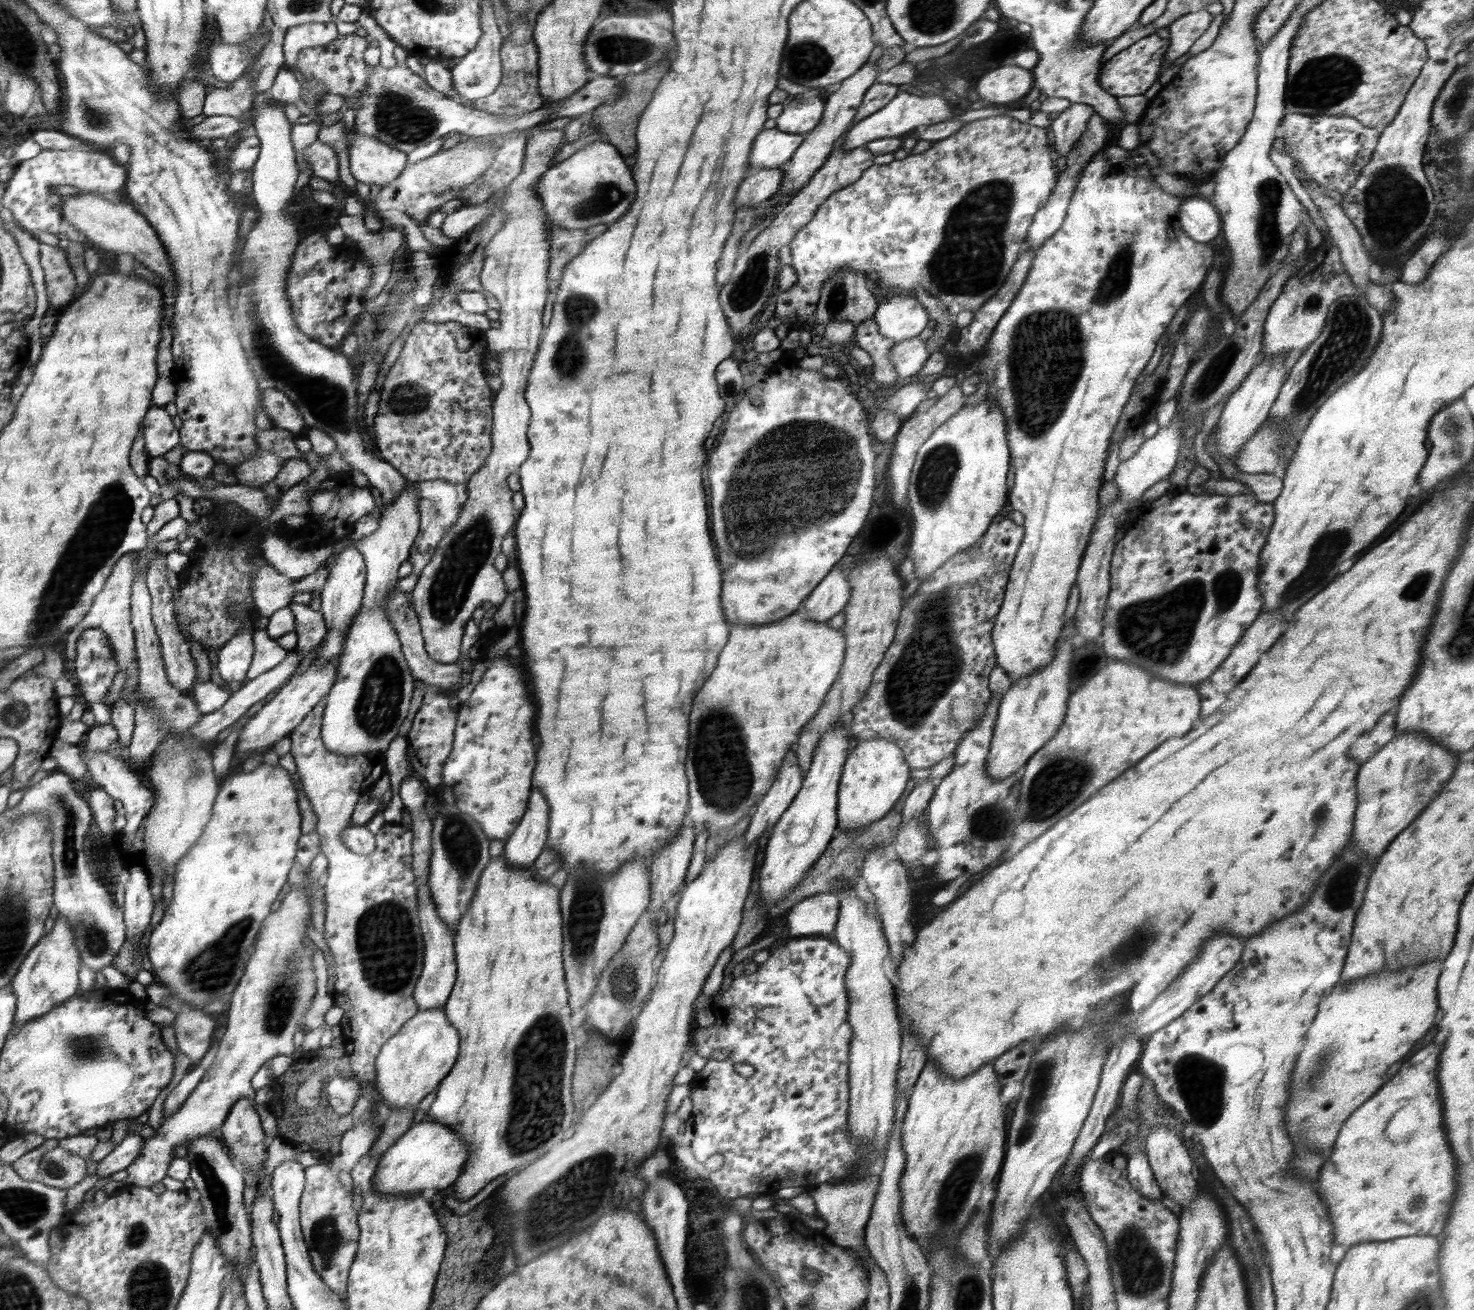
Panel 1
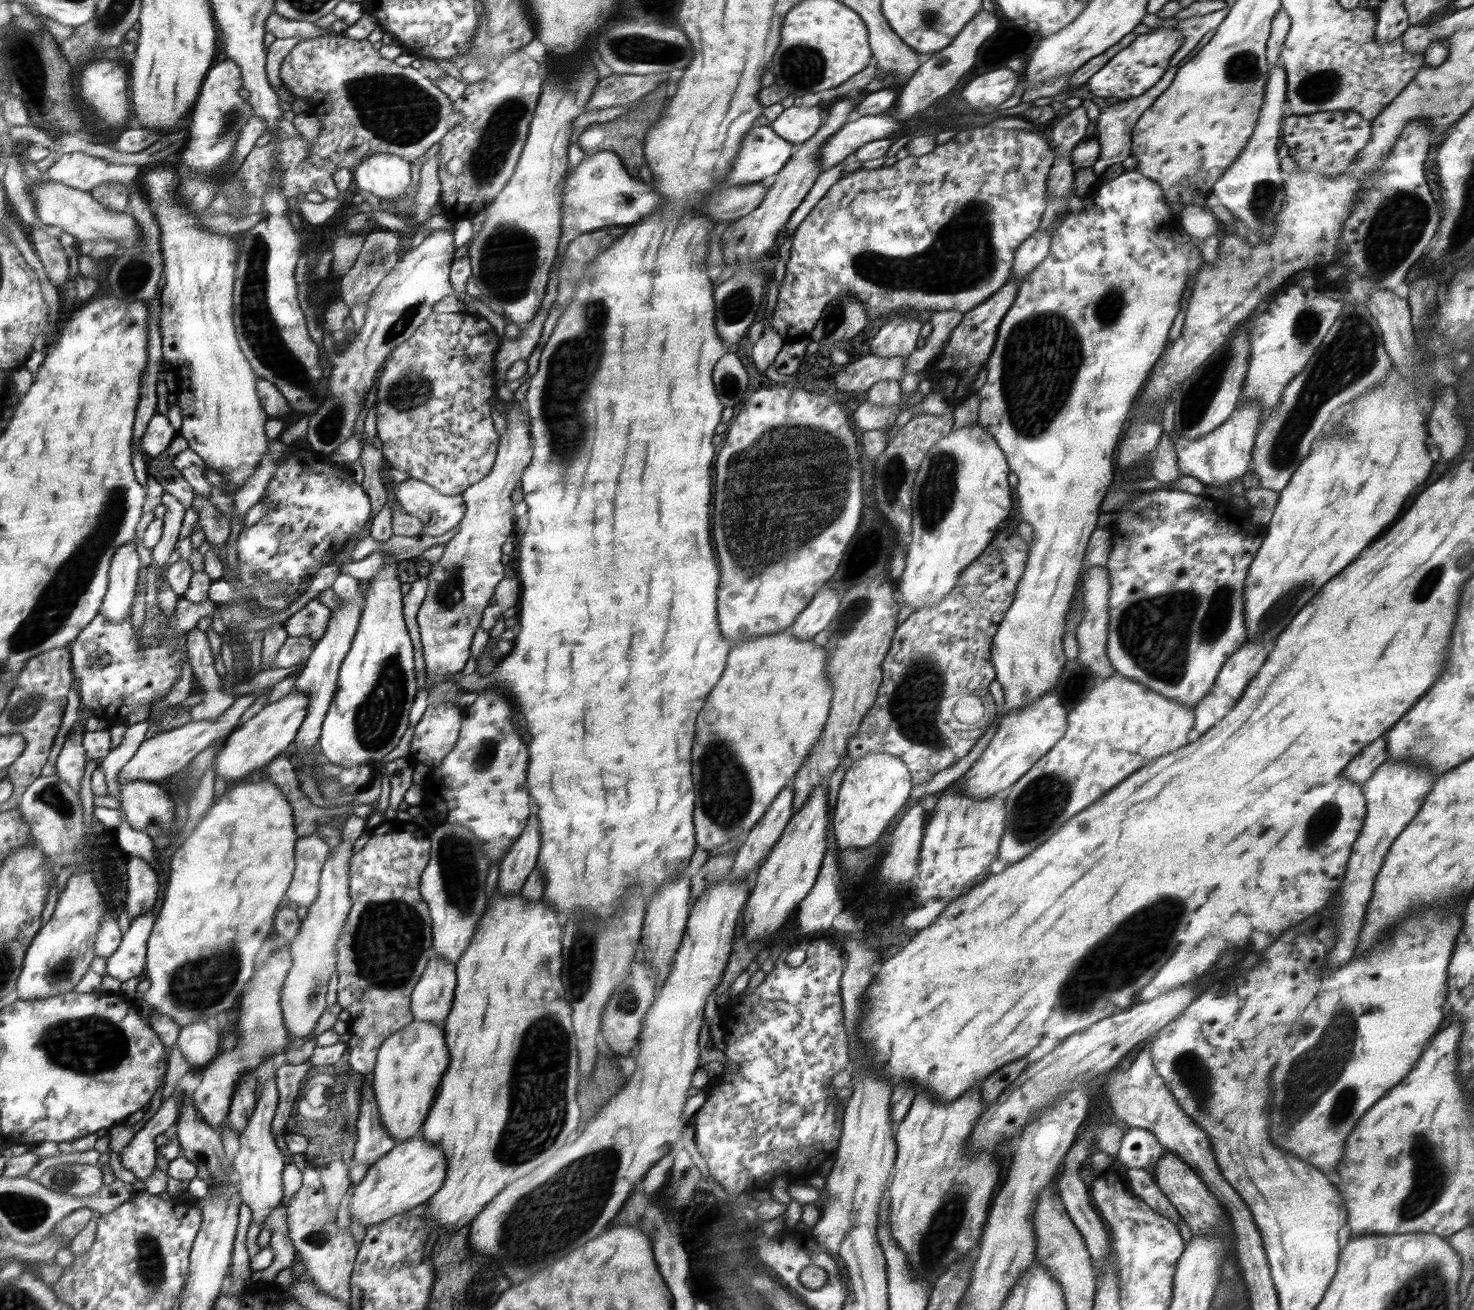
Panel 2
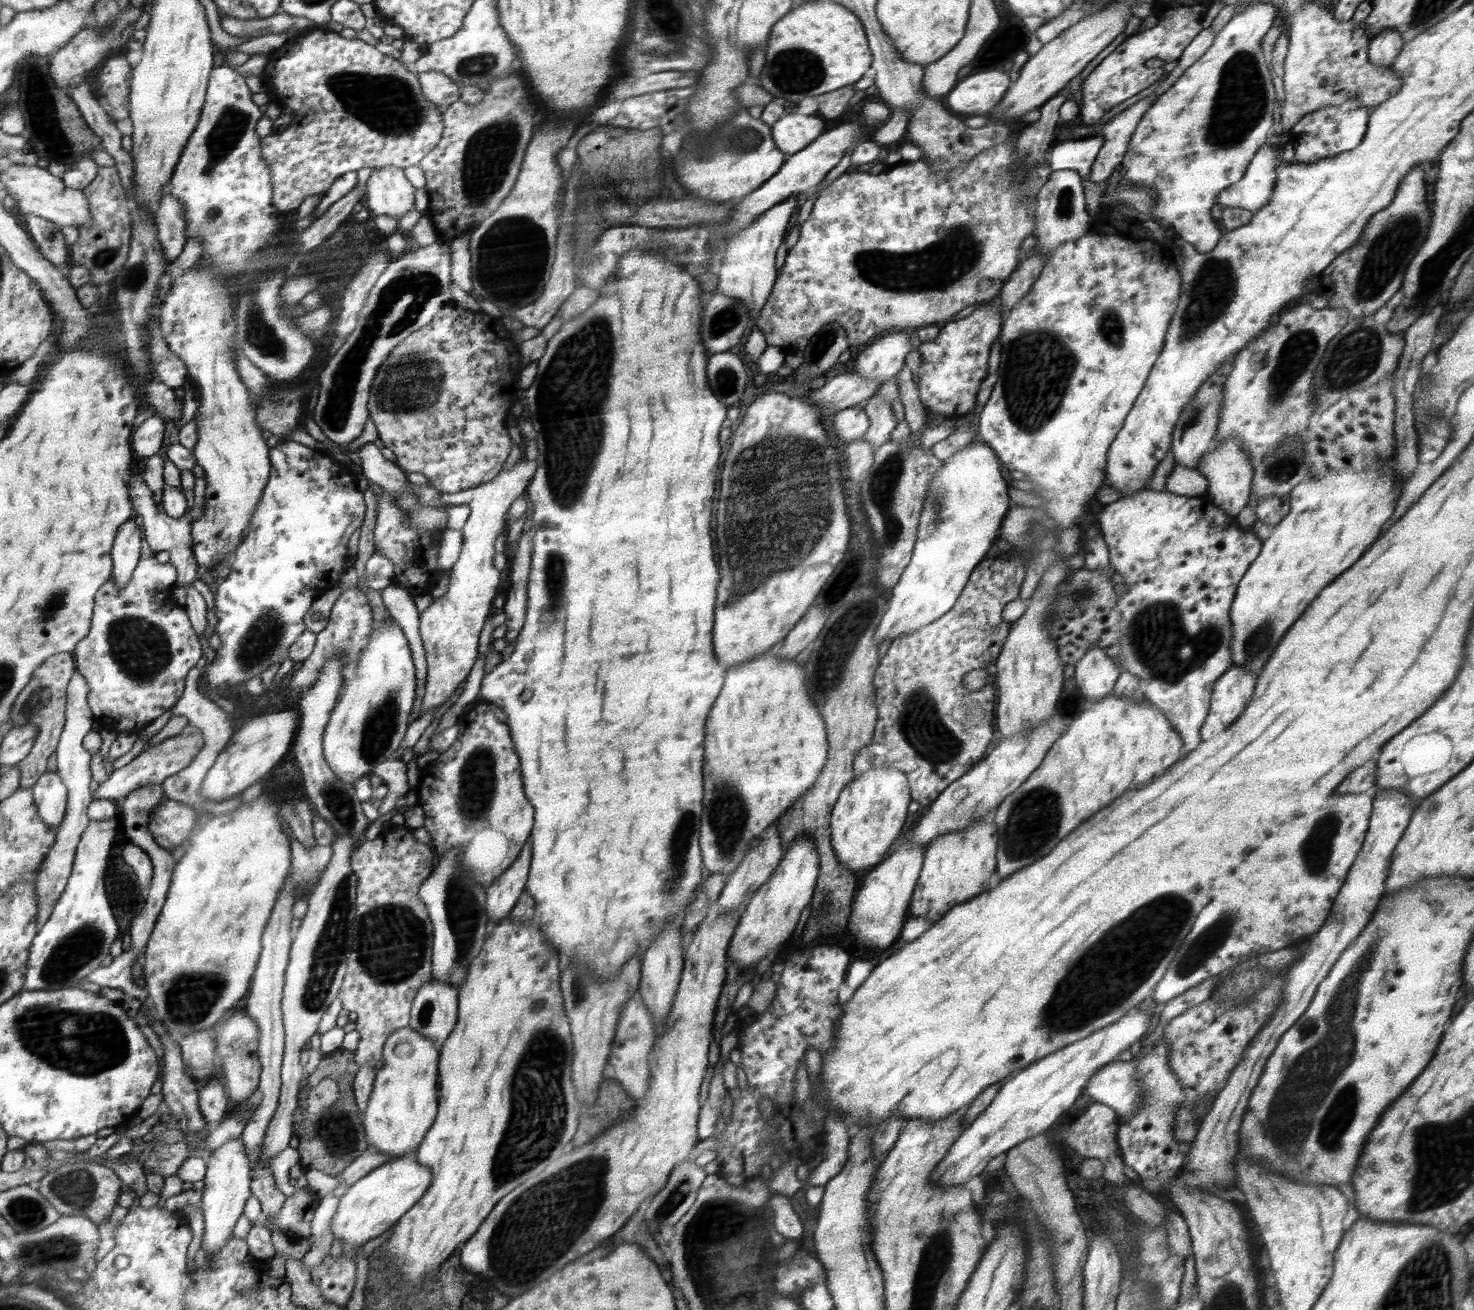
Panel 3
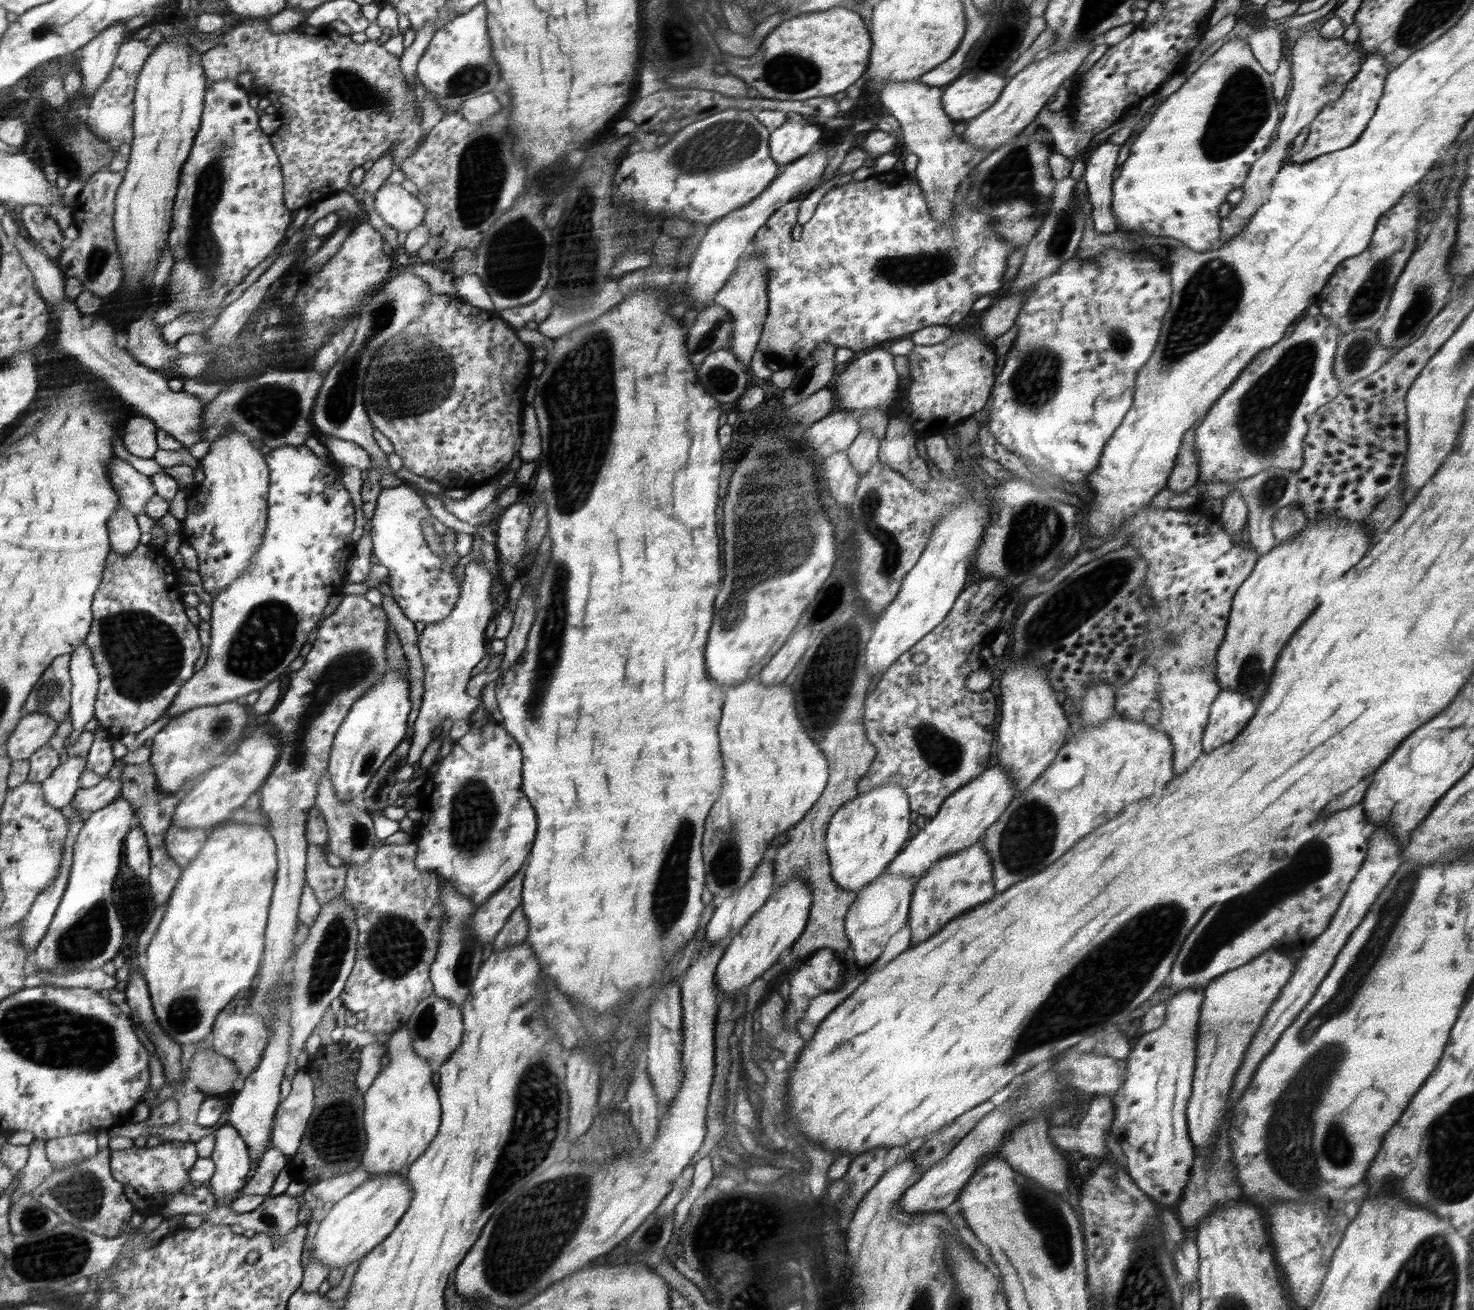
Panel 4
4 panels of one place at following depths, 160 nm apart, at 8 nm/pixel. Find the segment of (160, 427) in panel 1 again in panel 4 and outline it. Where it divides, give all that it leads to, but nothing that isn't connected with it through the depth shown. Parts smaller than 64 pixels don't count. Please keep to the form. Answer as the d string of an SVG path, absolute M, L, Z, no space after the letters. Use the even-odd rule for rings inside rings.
M135 415L123 428L121 439L126 450L140 458L153 458L159 449L156 440L157 426L148 417Z

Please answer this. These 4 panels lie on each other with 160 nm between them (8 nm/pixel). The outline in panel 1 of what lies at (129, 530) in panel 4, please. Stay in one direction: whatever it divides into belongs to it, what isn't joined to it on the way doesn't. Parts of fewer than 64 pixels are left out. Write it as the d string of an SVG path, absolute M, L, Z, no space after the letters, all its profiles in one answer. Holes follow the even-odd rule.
M133 553L122 555L117 560L116 566L113 568L113 574L109 576L108 582L105 583L101 594L94 600L90 612L86 614L82 624L76 625L68 635L64 638L63 647L64 654L69 662L76 660L76 641L78 636L88 628L98 628L108 636L108 644L112 648L112 654L116 658L116 663L119 664L119 676L123 684L127 684L128 680L133 677L134 672L138 670L137 665L137 648L136 648L136 633L132 624L132 592L133 583L135 582L135 556Z

